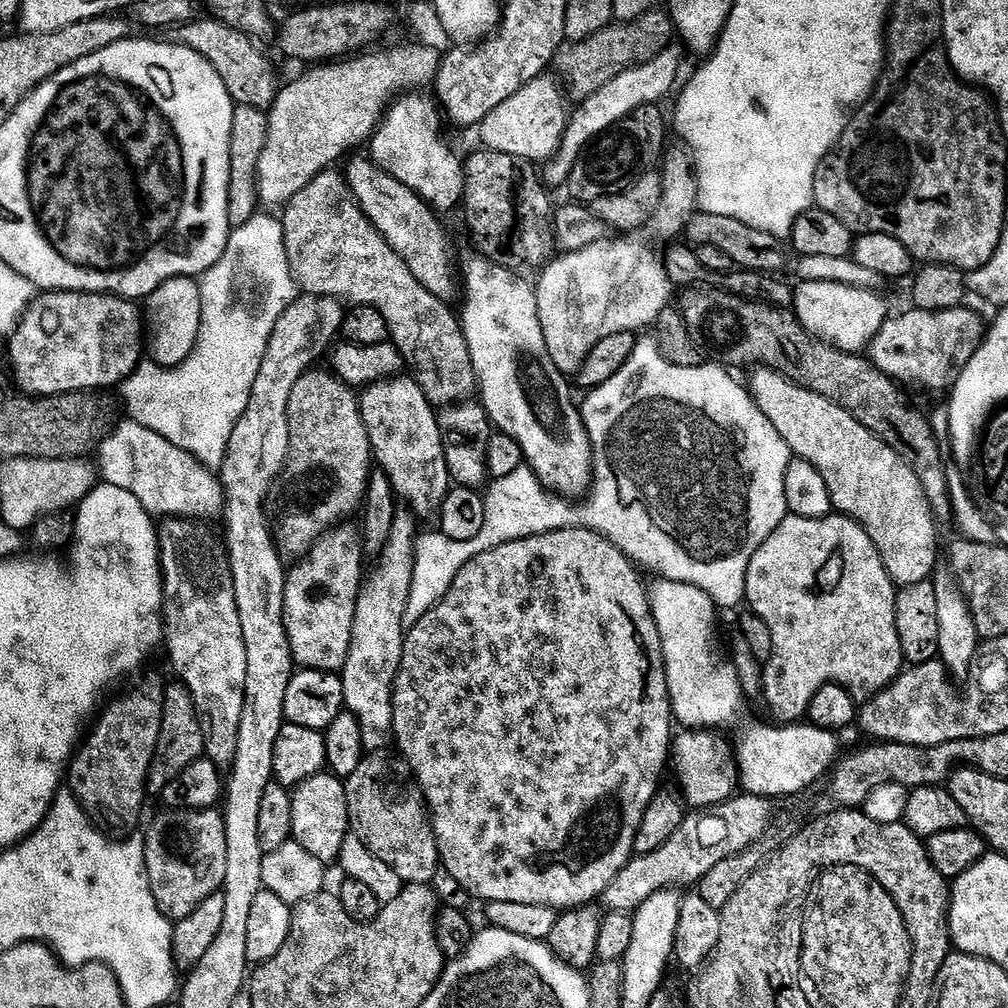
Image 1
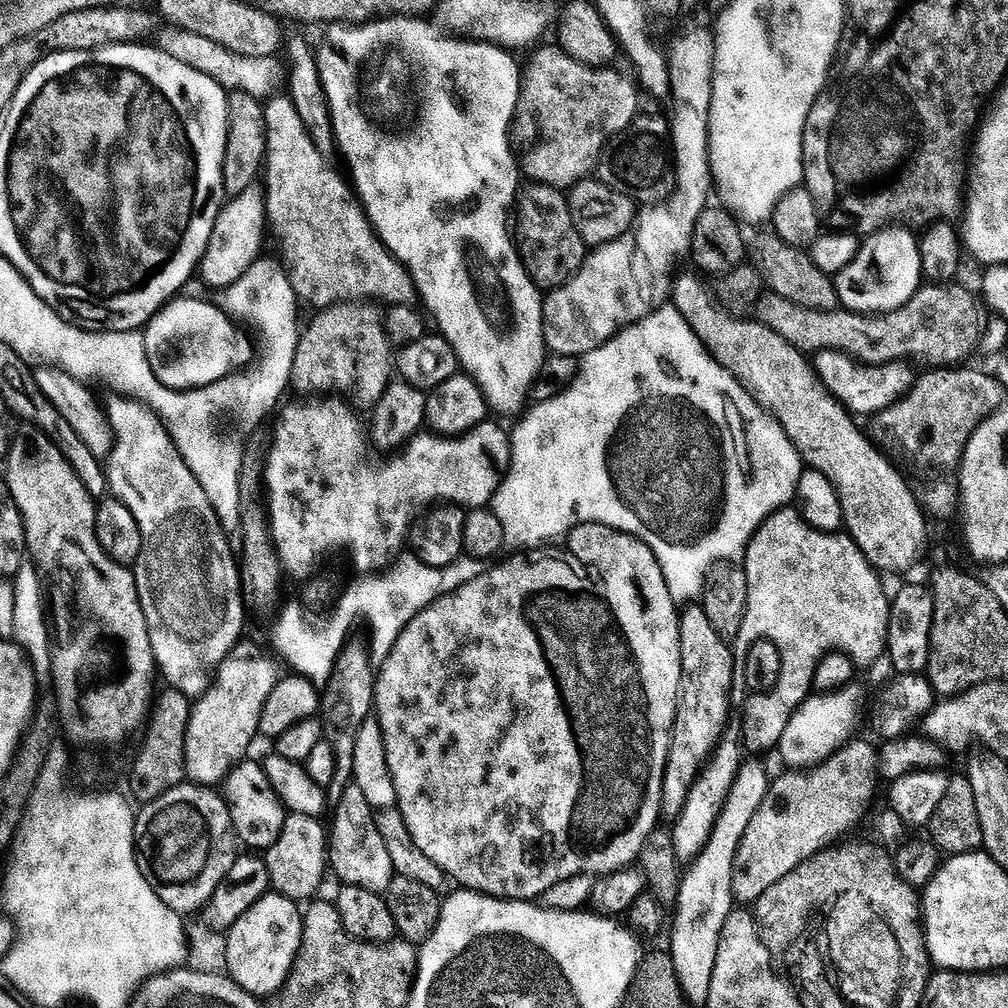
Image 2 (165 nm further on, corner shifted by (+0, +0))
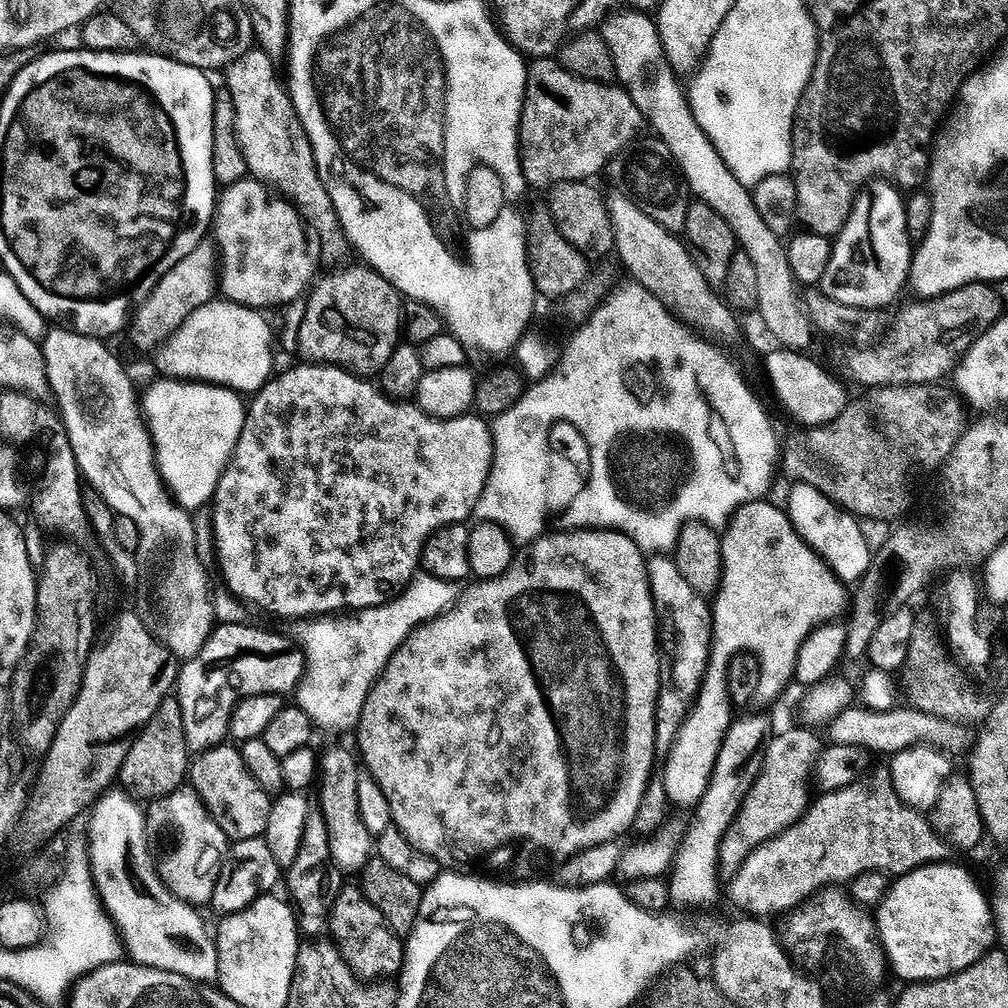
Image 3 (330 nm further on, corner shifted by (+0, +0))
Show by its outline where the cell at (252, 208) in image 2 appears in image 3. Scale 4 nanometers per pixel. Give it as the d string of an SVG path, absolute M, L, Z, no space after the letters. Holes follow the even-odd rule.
M210 242L199 244L194 254L186 254L170 274L166 274L158 282L154 291L137 307L130 320L132 344L140 352L155 353L186 321L194 310L211 304L218 290L218 252Z

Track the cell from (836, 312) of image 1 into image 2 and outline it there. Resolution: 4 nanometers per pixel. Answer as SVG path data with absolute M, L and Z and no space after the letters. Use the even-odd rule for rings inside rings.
M885 230L869 235L874 248L861 243L858 254L846 270L834 277L834 296L845 309L861 314L892 312L900 308L922 287L920 246L917 237L908 230Z

